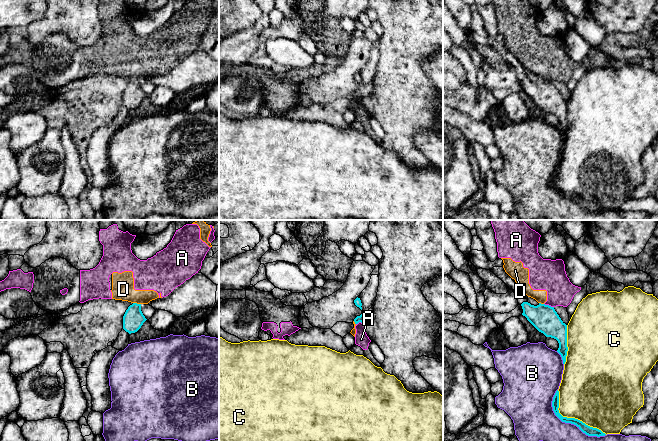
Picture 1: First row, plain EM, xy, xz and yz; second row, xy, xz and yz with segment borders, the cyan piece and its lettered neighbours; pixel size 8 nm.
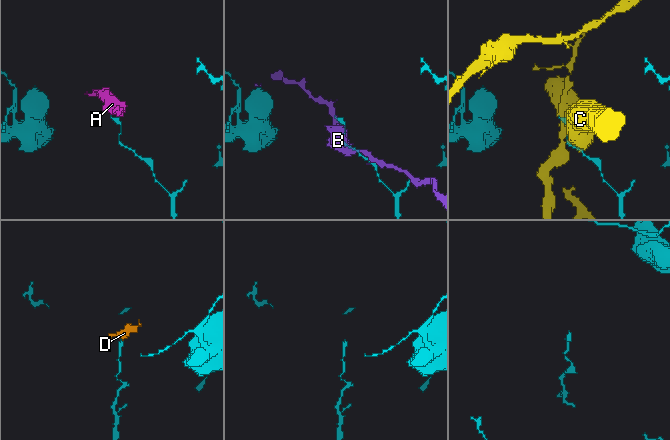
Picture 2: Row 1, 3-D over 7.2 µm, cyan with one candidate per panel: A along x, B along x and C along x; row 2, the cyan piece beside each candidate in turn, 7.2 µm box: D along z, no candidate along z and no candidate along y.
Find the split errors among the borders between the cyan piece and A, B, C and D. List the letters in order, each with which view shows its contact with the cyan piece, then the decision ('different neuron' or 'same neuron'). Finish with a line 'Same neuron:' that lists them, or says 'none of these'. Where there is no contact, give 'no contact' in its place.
A: meets cyan in yz; different neuron
B: meets cyan in yz; different neuron
C: meets cyan in yz; different neuron
D: meets cyan in xy; different neuron
Same neuron: none of these

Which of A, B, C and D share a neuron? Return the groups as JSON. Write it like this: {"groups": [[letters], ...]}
{"groups": [["A", "D"], ["B"], ["C"]]}

